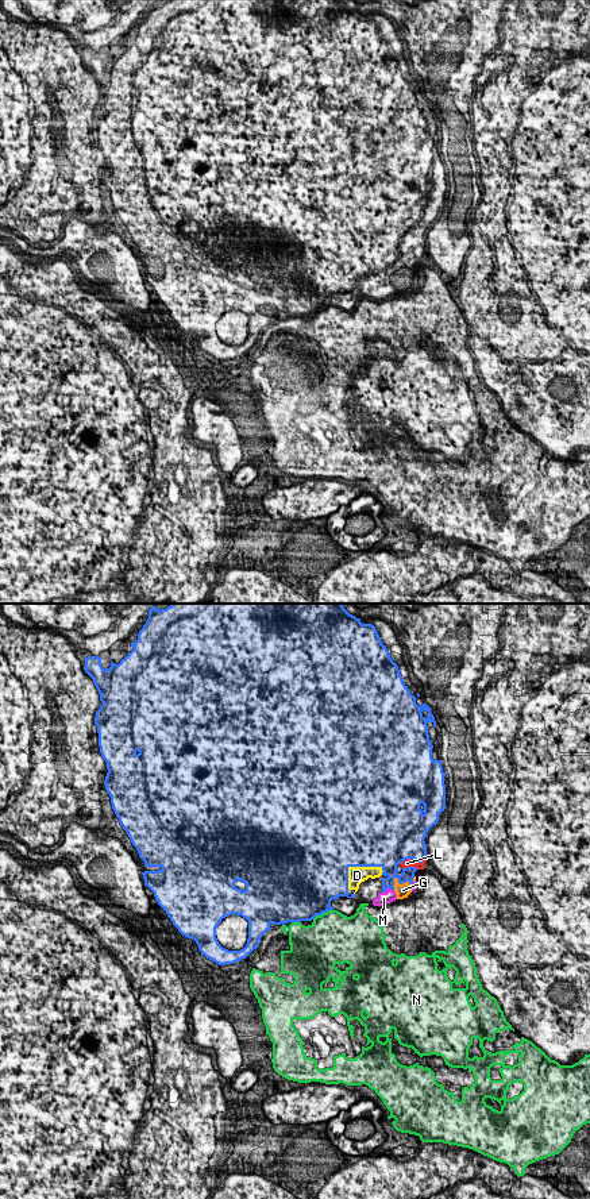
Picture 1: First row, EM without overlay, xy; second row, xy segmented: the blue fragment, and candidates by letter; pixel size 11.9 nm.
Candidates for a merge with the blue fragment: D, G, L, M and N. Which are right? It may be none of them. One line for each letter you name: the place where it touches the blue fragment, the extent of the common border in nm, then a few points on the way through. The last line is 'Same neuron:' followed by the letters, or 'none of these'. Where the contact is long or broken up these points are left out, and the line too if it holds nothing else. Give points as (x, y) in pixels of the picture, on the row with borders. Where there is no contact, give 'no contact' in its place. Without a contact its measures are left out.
D: xy (355, 866) | 500 nm
G: xy (403, 882) | 260 nm
L: xy (412, 859) | 360 nm
M: xy (388, 887) | 150 nm
Same neuron: D, G, L, M

